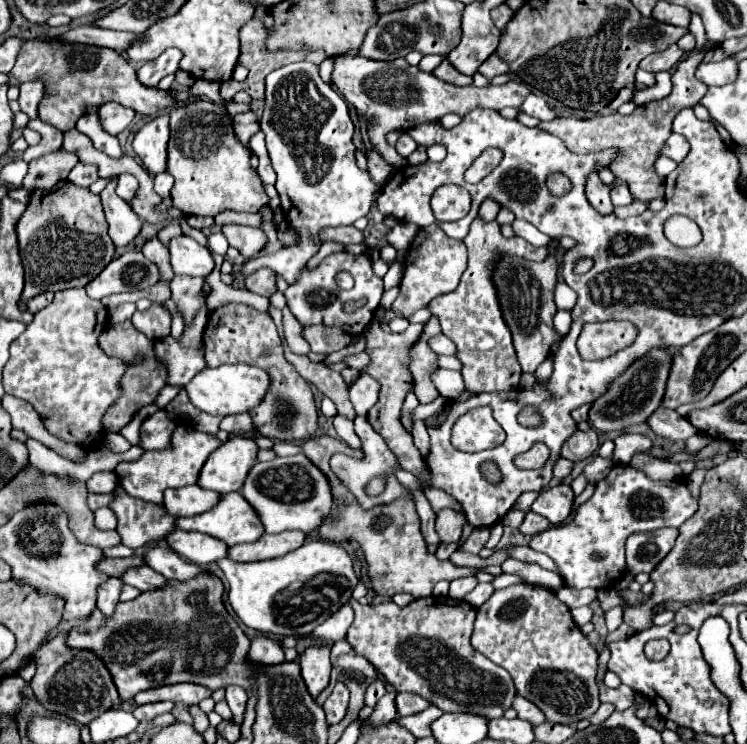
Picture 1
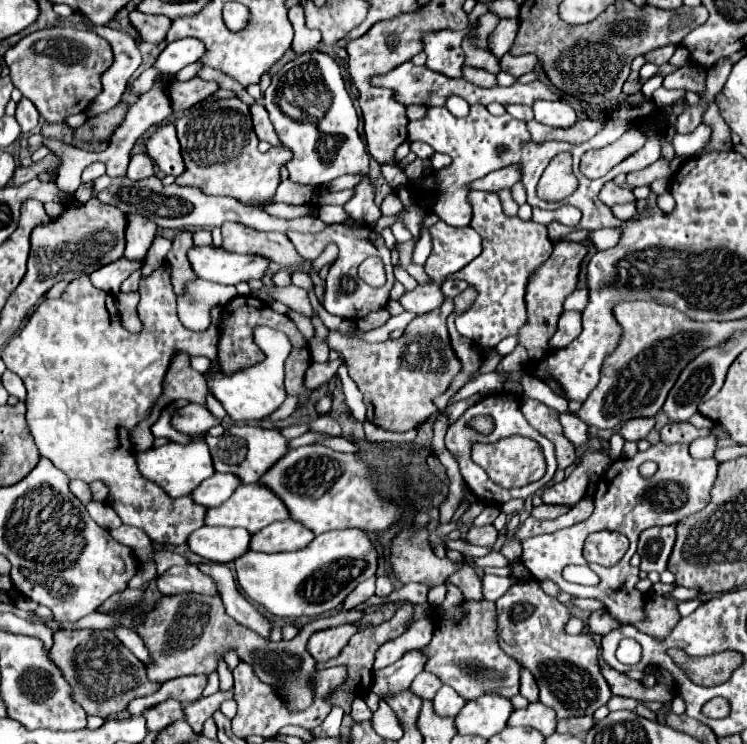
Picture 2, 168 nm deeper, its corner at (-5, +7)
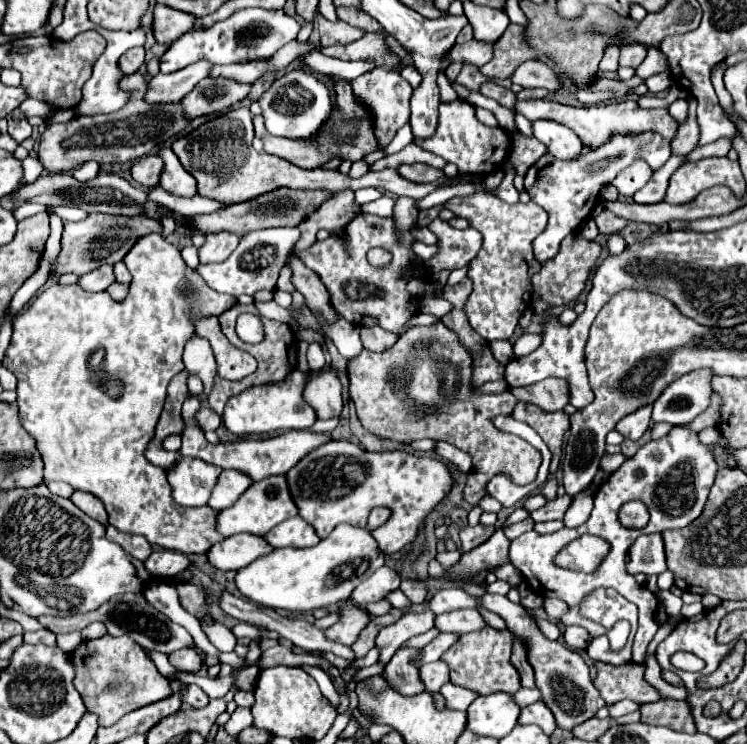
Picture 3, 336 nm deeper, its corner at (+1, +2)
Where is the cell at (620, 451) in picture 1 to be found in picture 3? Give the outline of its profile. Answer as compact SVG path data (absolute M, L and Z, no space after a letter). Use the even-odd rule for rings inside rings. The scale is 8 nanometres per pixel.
M645 405L645 407L633 411L631 415L625 415L617 423L617 431L627 439L637 441L649 429L649 423L651 423L651 405Z

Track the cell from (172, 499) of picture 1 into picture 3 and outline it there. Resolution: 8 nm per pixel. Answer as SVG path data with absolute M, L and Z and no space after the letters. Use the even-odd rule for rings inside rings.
M227 469L219 475L219 481L211 493L211 501L209 501L209 507L221 511L221 509L227 509L231 507L245 491L247 487L253 483L253 479L245 473L239 473L235 469Z

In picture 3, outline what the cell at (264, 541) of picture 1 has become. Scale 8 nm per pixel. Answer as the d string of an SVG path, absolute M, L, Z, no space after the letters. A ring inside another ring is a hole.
M293 517L275 525L265 539L273 547L313 547L321 541L315 529L301 517Z

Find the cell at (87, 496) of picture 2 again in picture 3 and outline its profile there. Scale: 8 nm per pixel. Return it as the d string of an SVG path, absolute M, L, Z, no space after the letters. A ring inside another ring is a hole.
M49 481L49 483L47 483L47 489L49 489L53 495L59 495L59 497L71 497L71 493L73 493L71 485L67 485L67 483L55 483L55 481Z

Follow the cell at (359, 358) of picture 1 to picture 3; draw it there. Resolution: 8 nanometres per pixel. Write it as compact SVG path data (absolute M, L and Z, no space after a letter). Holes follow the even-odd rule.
M311 343L307 349L307 365L311 371L321 371L325 367L325 357L321 343Z

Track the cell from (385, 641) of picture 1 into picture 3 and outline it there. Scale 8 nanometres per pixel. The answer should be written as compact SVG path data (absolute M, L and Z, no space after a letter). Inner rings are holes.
M481 629L473 633L461 635L461 639L449 647L449 651L443 653L443 661L451 667L451 683L463 685L467 689L475 689L481 695L505 691L505 693L517 693L521 687L521 679L517 669L511 665L511 633L509 631L497 631L497 629Z

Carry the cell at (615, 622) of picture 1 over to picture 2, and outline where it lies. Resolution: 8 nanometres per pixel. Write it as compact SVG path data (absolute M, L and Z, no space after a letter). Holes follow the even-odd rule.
M676 586L669 596L675 599L676 601L682 602L701 596L701 592L683 586Z

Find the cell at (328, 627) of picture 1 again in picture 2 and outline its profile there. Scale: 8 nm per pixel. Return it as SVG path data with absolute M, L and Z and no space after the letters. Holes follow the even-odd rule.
M371 576L369 580L361 582L345 600L343 600L343 608L345 610L352 610L355 606L363 604L367 598L371 598L375 594L375 576Z

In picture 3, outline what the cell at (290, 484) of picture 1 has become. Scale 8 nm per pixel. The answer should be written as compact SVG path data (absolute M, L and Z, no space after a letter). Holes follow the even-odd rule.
M329 441L299 461L287 473L287 483L299 515L315 527L321 539L339 523L367 527L367 517L373 507L391 509L389 521L373 529L379 549L391 555L415 541L427 515L449 495L453 477L449 467L435 457L419 457L399 449L371 453L351 441Z

